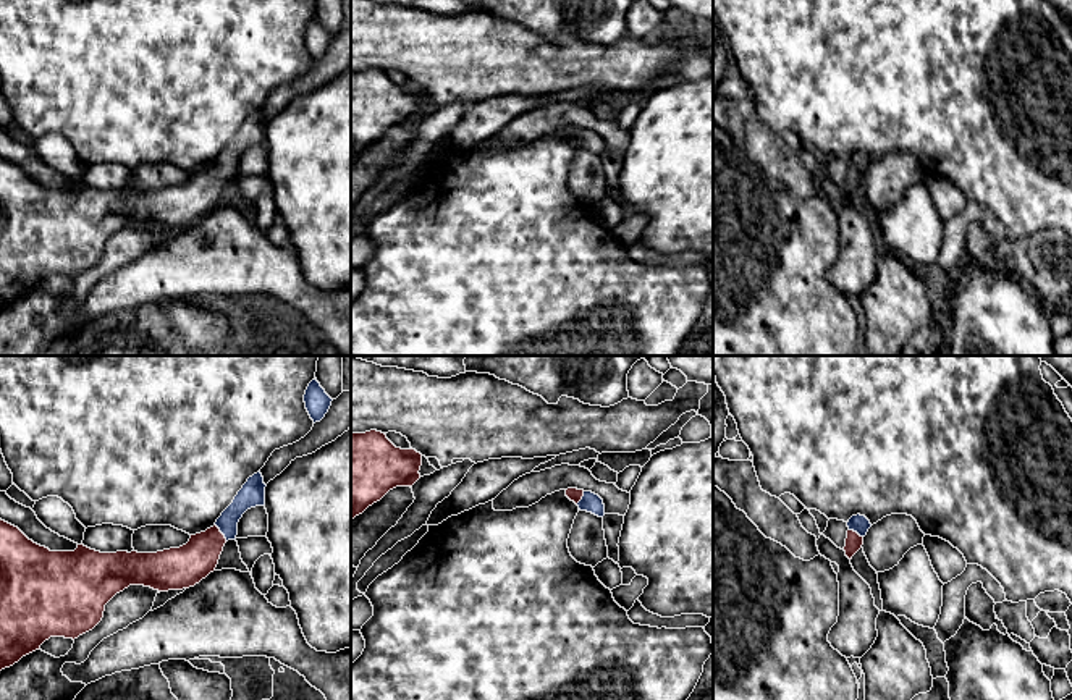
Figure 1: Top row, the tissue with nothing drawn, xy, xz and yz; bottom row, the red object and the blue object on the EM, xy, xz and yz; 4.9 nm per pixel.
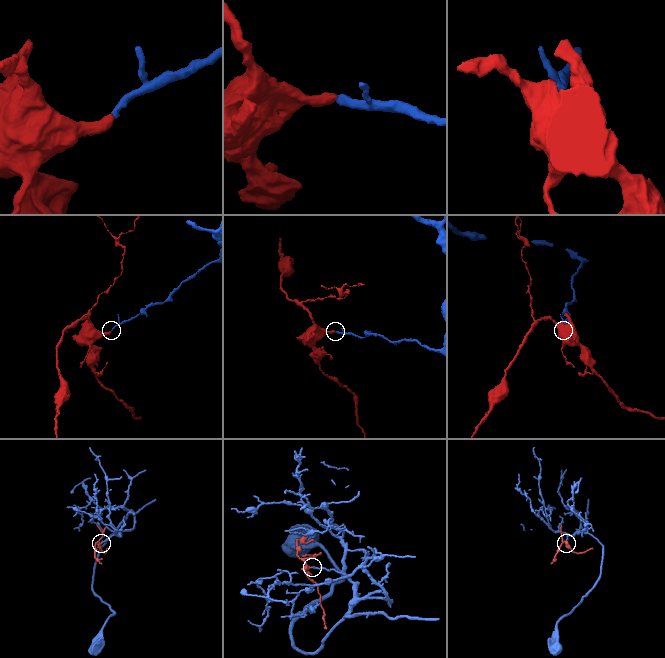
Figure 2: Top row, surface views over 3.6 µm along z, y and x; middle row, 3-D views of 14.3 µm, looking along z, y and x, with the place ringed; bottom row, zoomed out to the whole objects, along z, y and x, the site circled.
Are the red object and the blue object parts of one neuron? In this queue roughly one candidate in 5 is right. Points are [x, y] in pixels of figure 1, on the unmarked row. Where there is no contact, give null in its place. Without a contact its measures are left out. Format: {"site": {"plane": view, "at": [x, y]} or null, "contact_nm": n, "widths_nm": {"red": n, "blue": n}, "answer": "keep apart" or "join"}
{"site": {"plane": "xy", "at": [220, 170]}, "contact_nm": 110, "widths_nm": {"red": 200, "blue": 130}, "answer": "join"}

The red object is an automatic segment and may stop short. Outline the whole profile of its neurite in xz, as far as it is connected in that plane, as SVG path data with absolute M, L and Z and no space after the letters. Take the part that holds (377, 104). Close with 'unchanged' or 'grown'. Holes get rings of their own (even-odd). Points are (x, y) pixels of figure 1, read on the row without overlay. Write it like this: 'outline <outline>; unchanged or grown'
outline M385 71L351 73L351 158L396 124L420 116L422 92L396 86Z; unchanged

